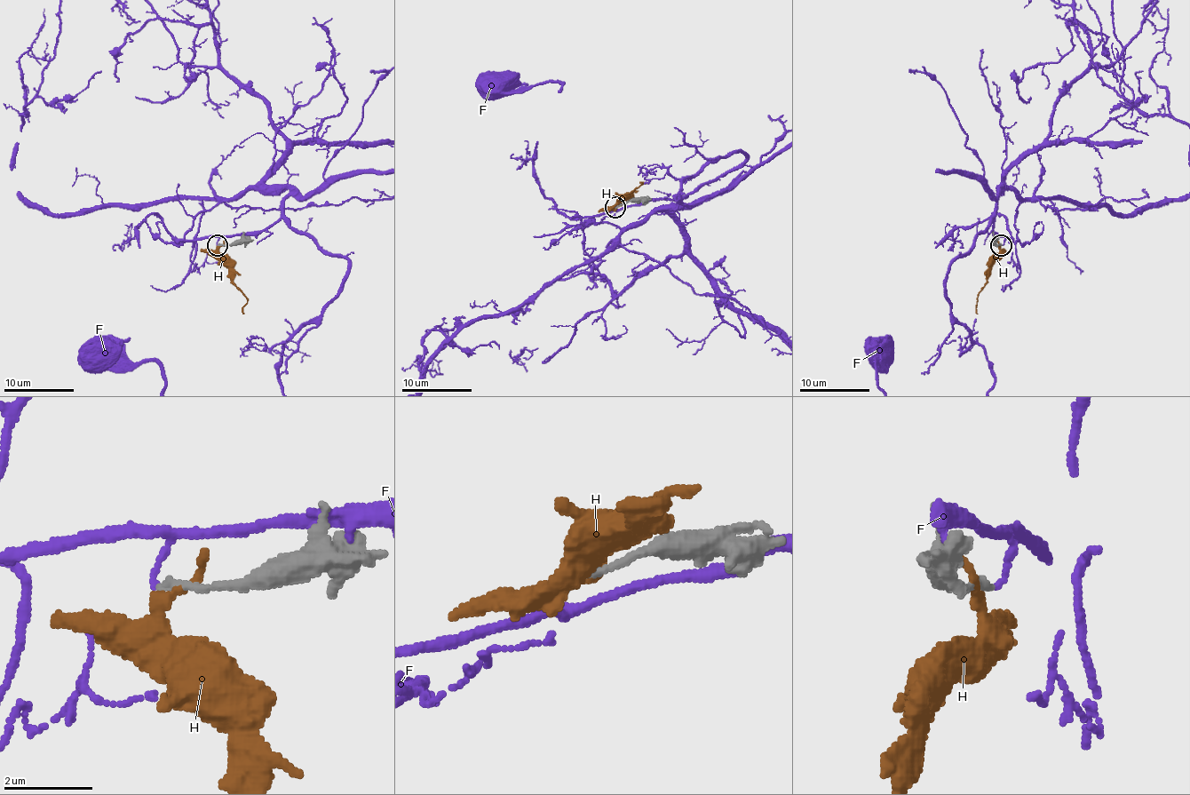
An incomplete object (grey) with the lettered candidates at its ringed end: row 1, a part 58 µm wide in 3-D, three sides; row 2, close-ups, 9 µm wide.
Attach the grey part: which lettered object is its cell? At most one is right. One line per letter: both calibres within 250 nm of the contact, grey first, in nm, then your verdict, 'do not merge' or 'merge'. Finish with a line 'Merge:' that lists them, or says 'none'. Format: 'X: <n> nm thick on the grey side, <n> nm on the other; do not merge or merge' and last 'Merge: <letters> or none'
F: 160 nm thick on the grey side, 100 nm on the other; do not merge
H: 200 nm thick on the grey side, 280 nm on the other; do not merge
Merge: none

